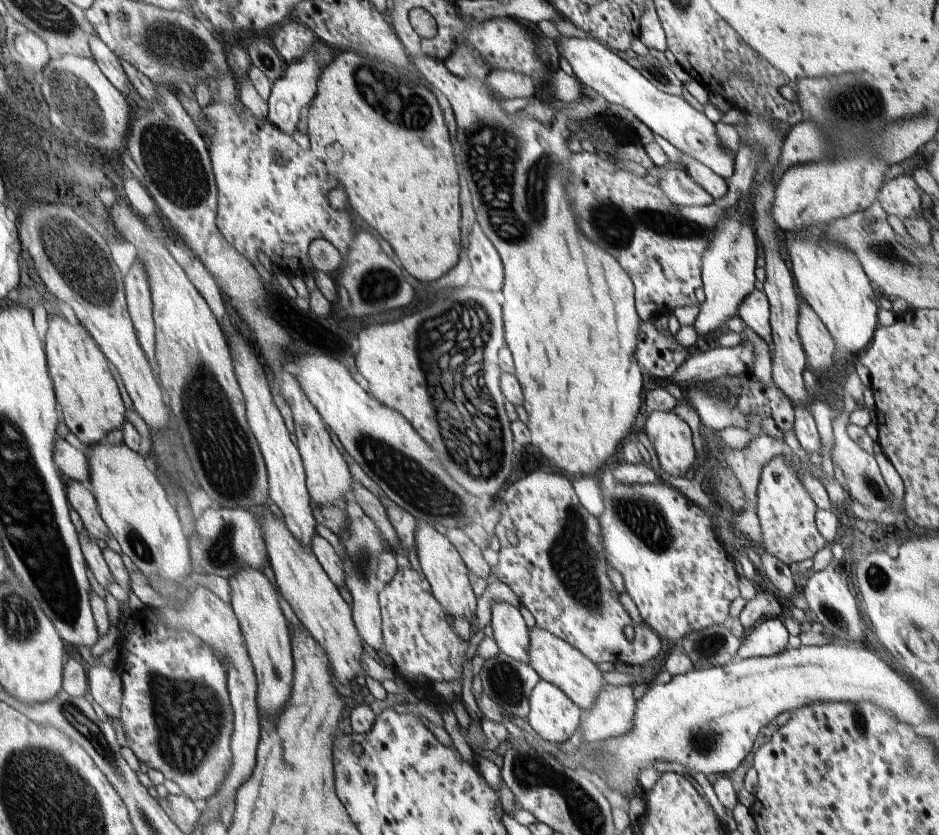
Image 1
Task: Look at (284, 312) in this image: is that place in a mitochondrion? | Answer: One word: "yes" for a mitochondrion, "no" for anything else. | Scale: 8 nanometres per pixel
no

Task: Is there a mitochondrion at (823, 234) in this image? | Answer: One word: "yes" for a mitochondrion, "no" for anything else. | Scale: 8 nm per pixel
no

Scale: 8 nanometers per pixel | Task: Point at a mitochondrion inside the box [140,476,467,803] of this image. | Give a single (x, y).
(189, 716)

